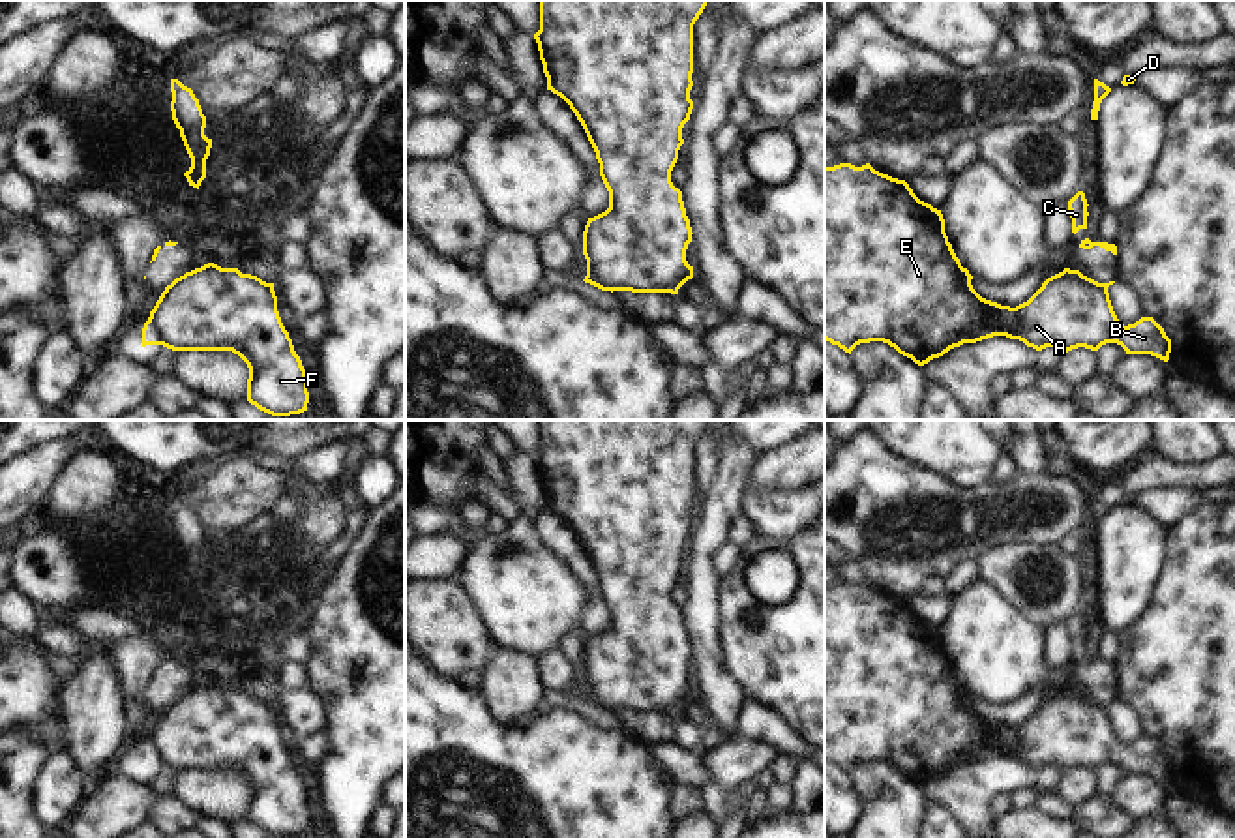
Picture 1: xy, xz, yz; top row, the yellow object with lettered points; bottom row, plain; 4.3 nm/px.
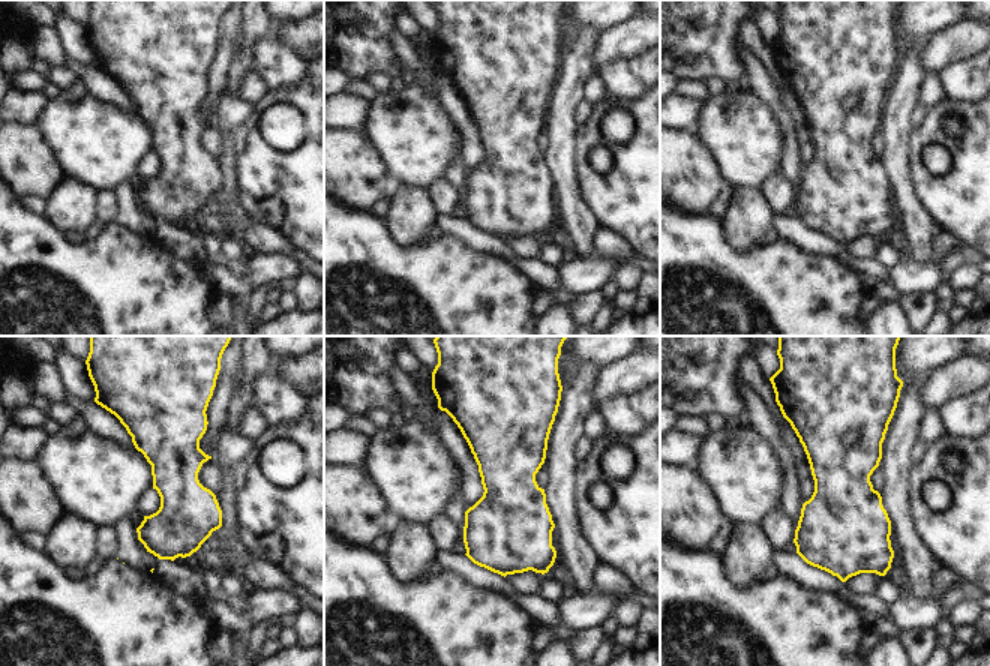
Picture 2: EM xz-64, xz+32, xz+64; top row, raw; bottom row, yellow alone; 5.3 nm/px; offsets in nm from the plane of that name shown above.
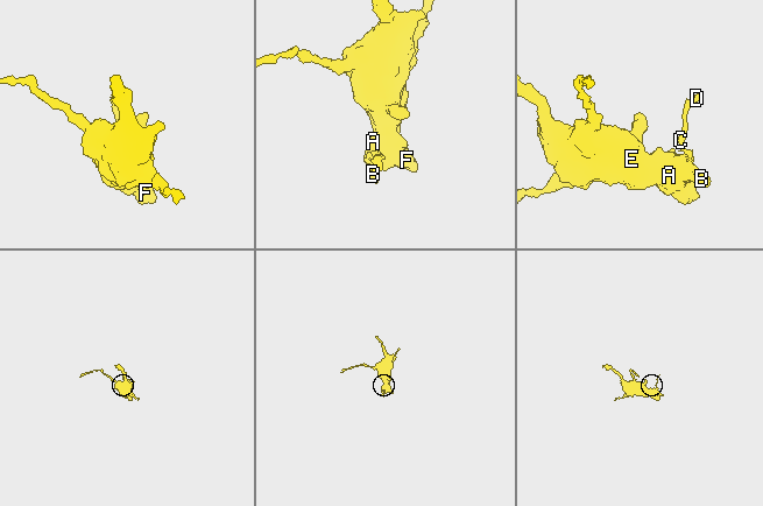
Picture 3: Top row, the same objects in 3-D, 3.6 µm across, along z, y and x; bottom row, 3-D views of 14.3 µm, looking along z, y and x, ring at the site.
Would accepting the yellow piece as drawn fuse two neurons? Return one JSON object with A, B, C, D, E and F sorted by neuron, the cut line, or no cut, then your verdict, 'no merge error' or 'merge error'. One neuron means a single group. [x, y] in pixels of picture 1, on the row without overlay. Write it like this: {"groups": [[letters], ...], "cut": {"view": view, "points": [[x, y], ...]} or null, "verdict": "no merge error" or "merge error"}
{"groups": [["A", "B", "E", "F"], ["C", "D"]], "cut": {"view": "xz", "points": [[587, 690], [608, 709]]}, "verdict": "merge error"}

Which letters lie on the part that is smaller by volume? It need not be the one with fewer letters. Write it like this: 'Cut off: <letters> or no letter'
Cut off: C, D

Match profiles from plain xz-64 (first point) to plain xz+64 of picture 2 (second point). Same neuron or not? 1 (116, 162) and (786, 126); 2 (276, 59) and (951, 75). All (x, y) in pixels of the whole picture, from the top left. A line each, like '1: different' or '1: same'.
1: different
2: same

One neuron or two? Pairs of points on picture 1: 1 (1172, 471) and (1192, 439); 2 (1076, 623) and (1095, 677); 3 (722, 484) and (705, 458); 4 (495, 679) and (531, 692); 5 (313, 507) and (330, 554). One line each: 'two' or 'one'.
1: two
2: one
3: two
4: one
5: two

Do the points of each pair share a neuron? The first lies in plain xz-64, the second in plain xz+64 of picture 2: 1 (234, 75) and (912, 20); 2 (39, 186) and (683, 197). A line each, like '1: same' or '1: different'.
1: different
2: same

